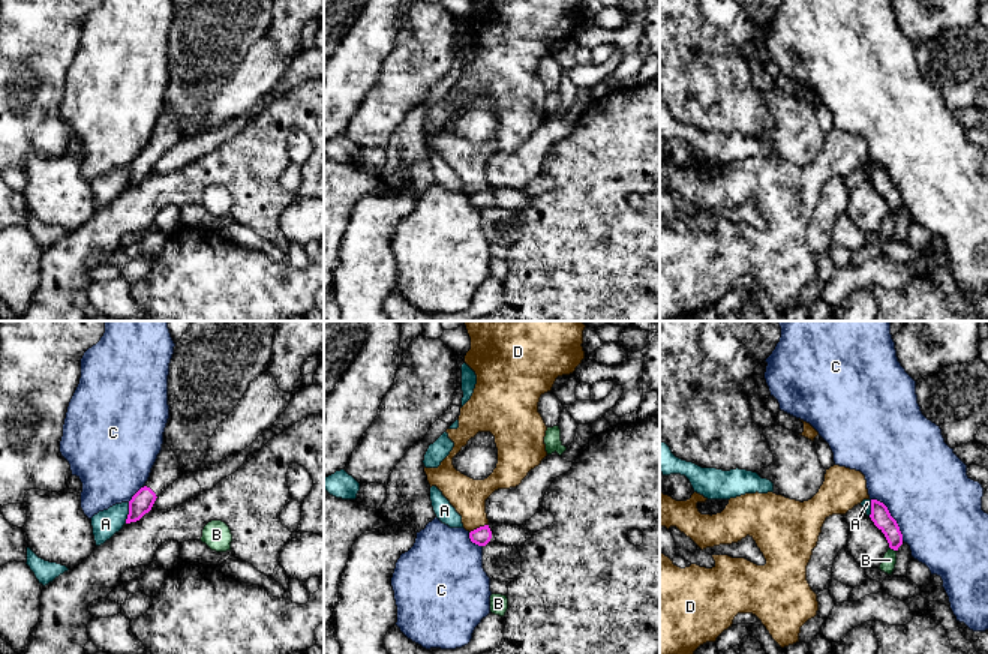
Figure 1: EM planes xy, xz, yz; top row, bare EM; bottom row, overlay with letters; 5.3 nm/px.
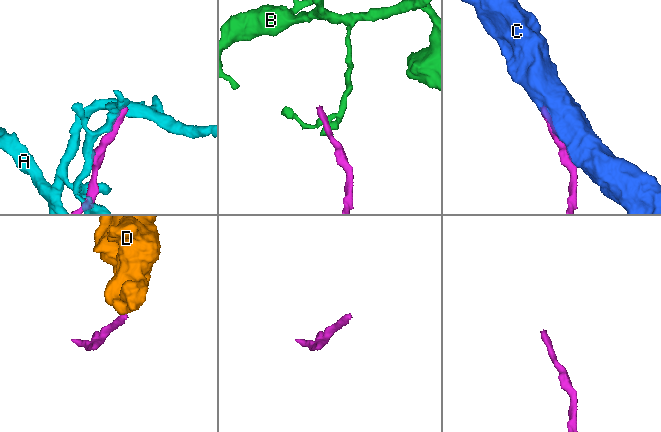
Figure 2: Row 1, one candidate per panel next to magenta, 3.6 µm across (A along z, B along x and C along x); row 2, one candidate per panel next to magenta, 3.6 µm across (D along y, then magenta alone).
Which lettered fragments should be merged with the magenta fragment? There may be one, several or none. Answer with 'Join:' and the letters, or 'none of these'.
Join: none of these

